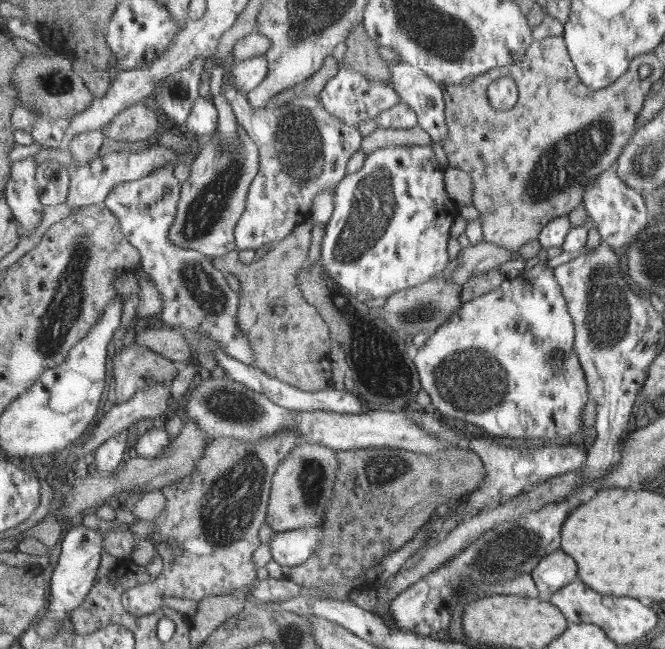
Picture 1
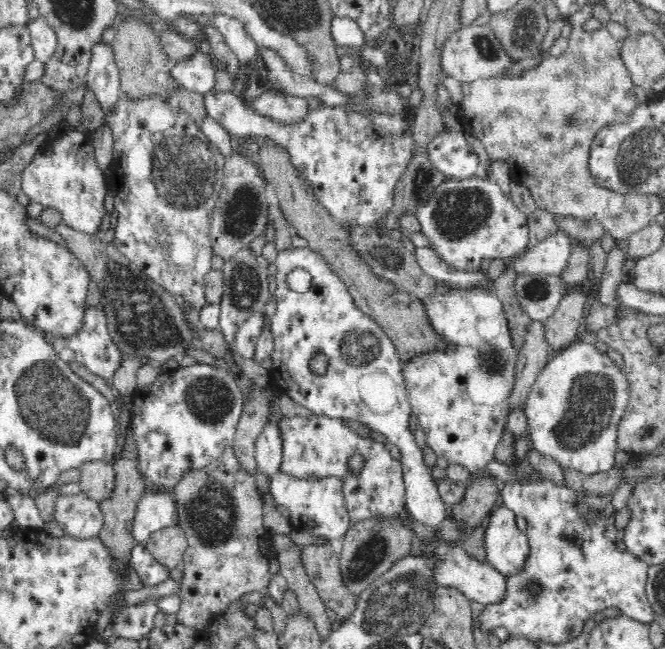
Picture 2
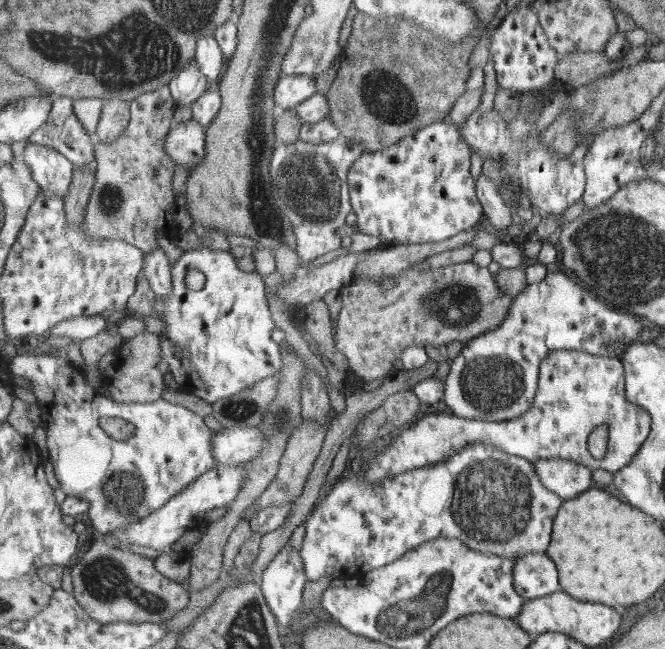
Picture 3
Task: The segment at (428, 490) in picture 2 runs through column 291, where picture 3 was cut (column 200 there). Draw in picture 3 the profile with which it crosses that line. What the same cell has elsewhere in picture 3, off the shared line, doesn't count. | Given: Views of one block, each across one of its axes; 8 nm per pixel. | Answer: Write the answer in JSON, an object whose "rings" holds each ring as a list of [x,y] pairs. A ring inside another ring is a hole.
{"rings":[[[201,248],[184,252],[172,266],[173,294],[163,300],[156,297],[153,307],[165,324],[162,338],[162,361],[168,364],[180,391],[194,395],[210,405],[225,398],[238,394],[241,390],[253,387],[265,378],[275,376],[282,369],[282,348],[273,340],[275,322],[271,316],[271,306],[265,294],[263,275],[256,270],[244,272],[237,266],[237,258],[231,253],[220,250]],[[191,270],[199,270],[207,276],[205,287],[199,291],[187,288],[187,274]]]}

